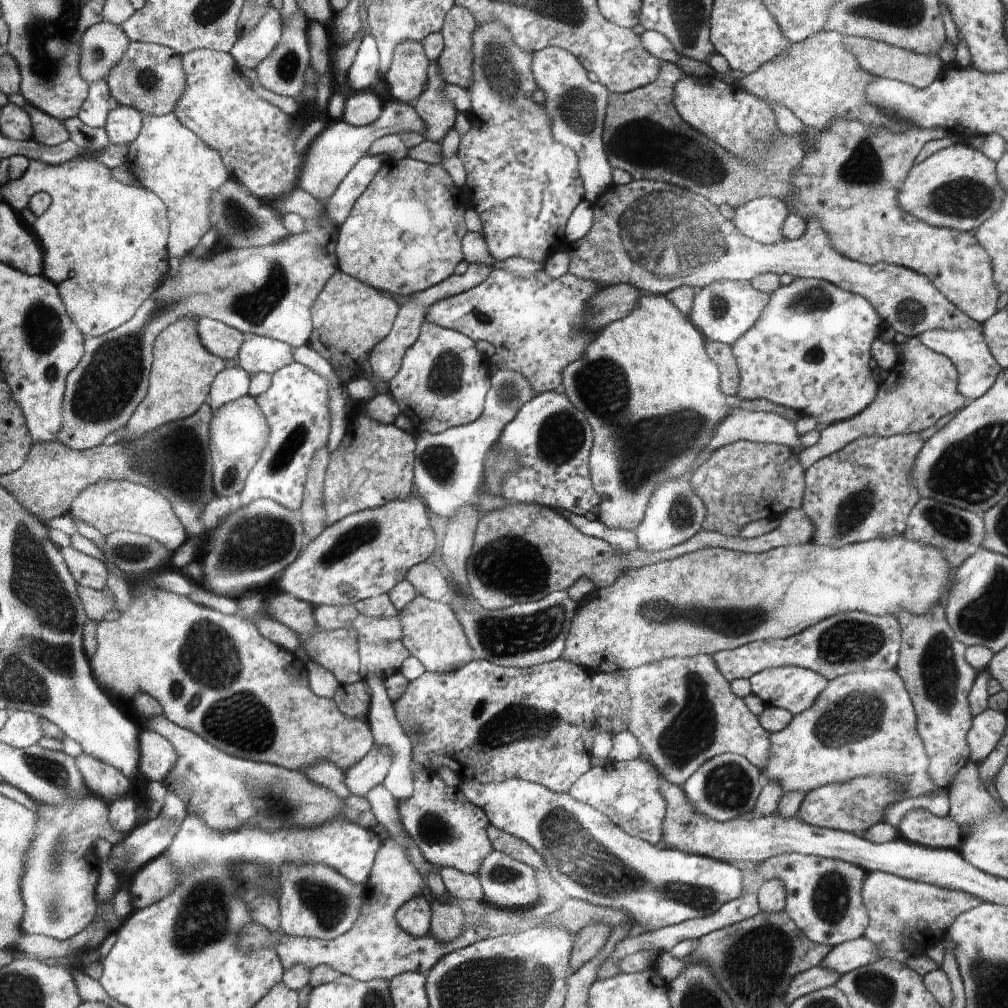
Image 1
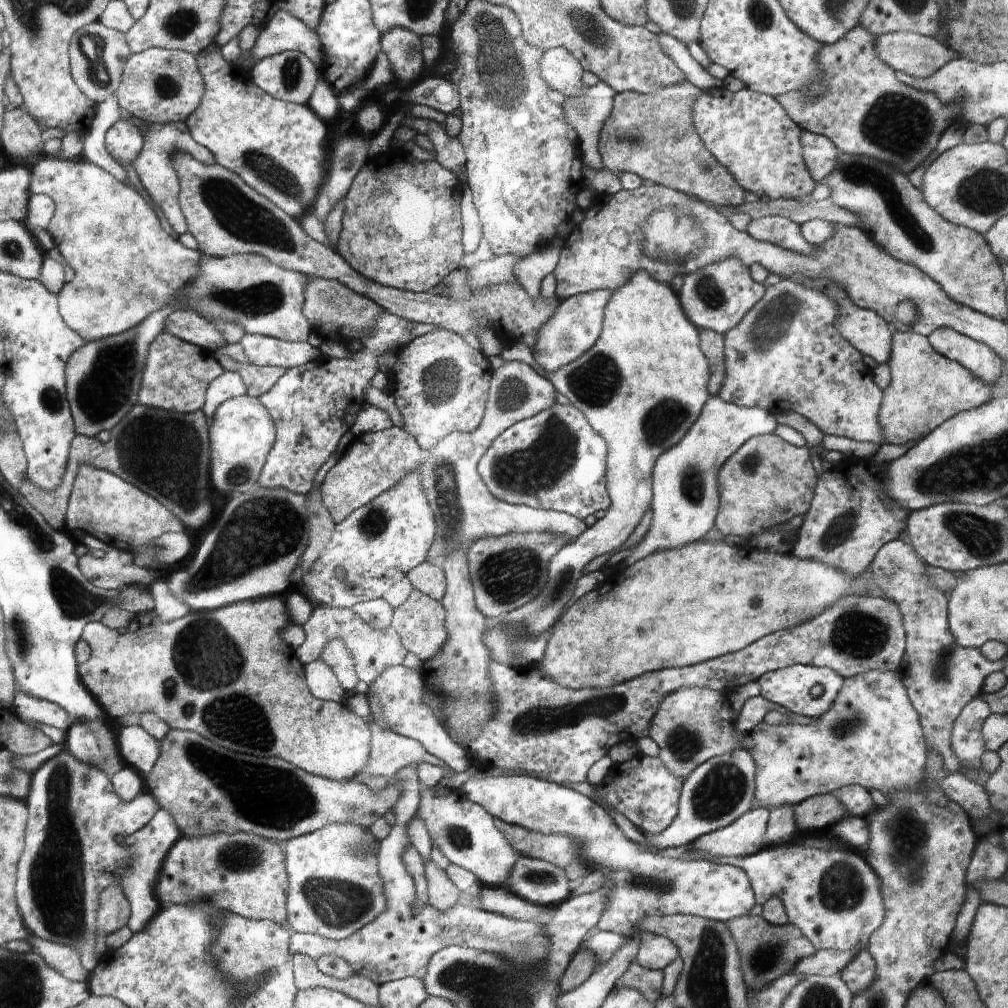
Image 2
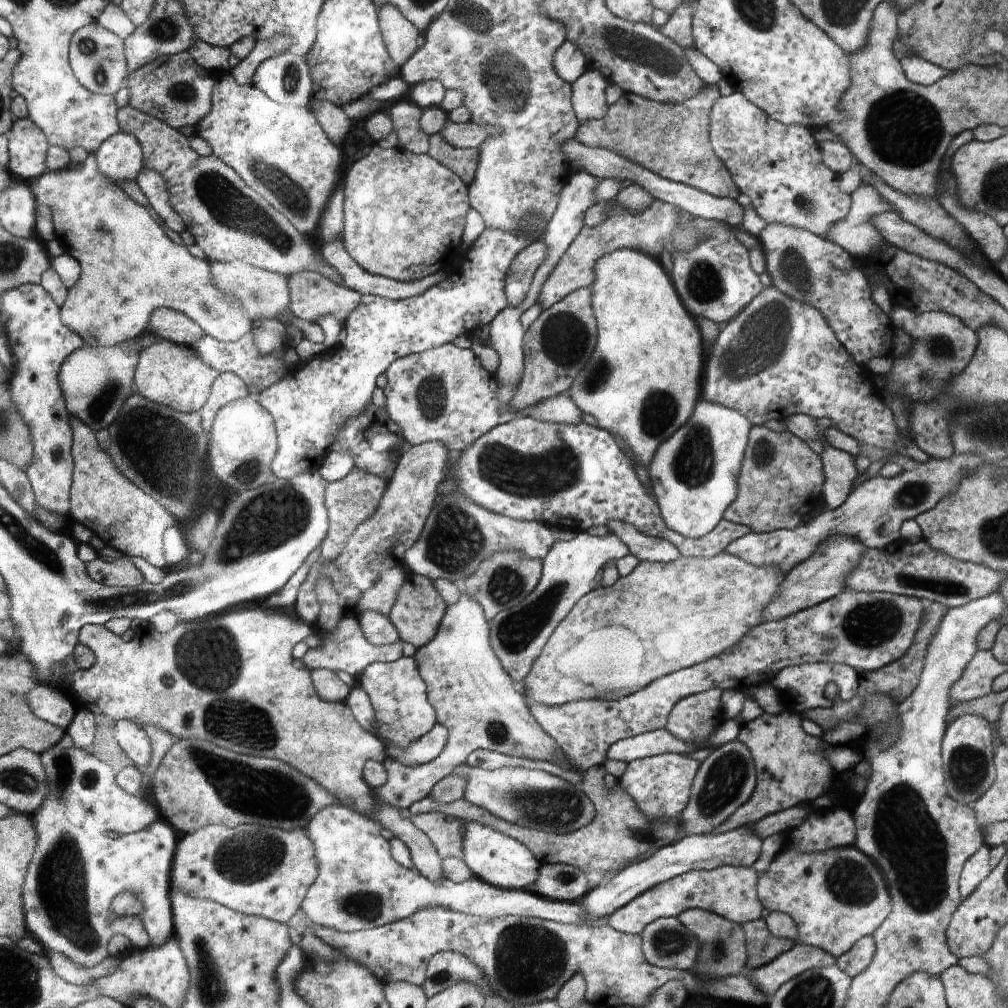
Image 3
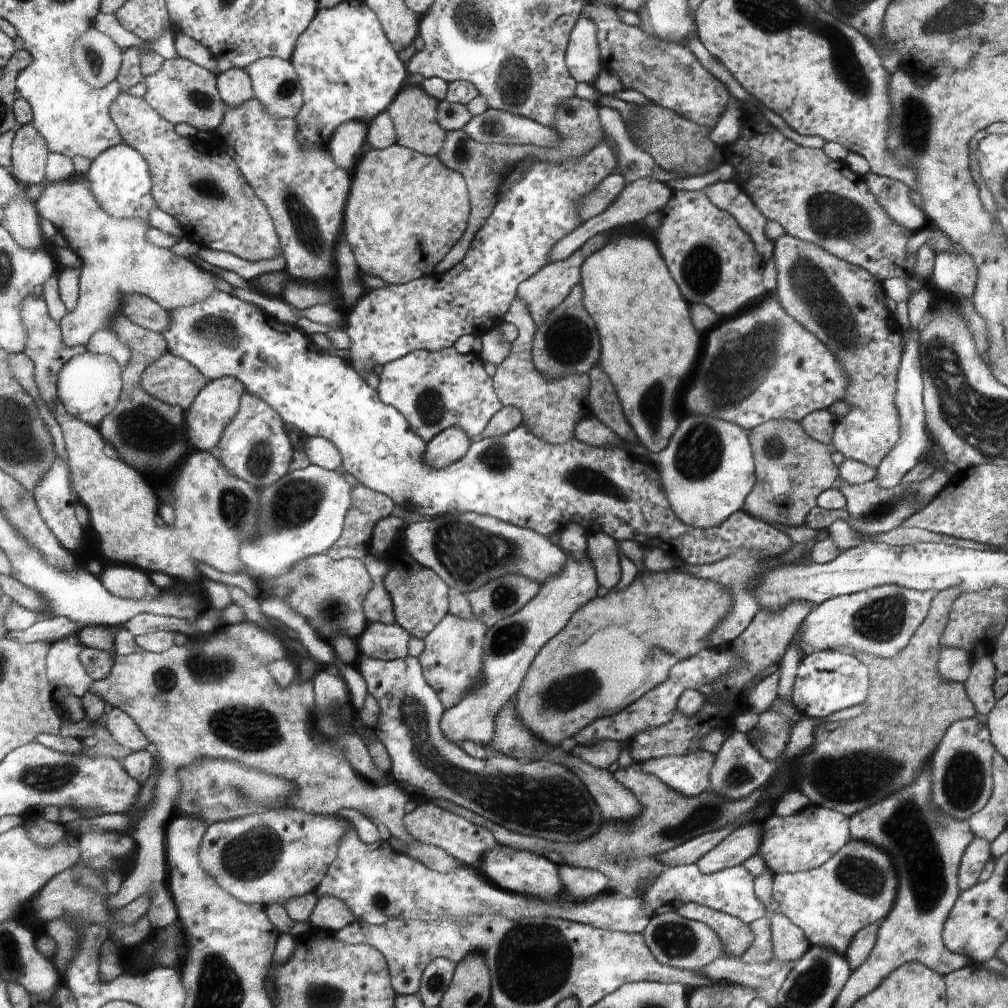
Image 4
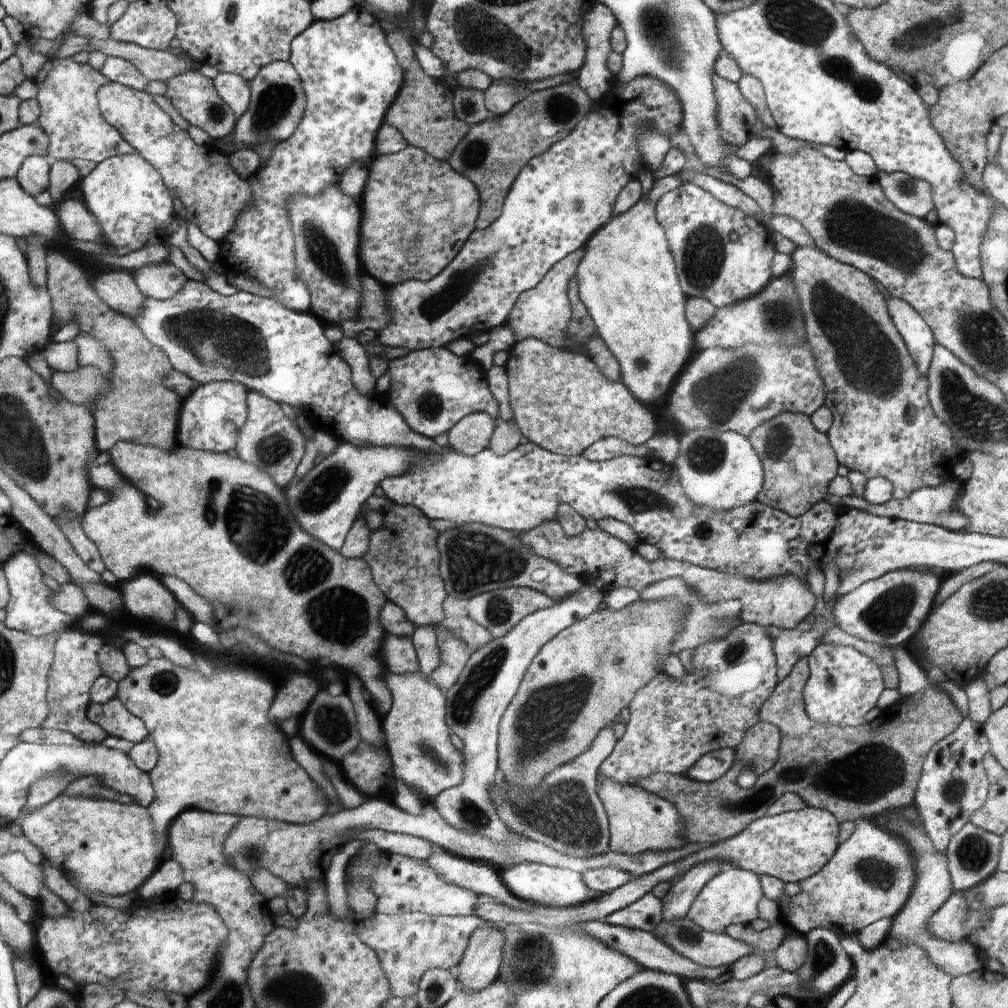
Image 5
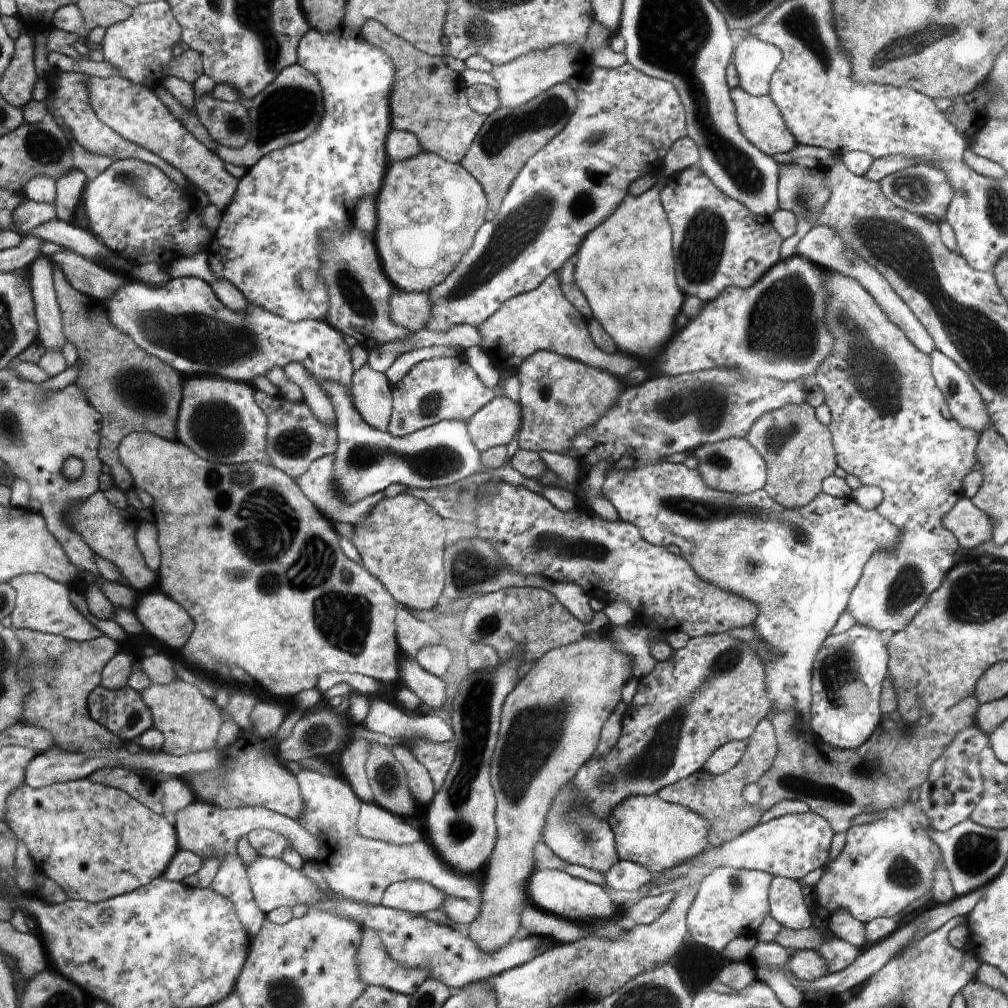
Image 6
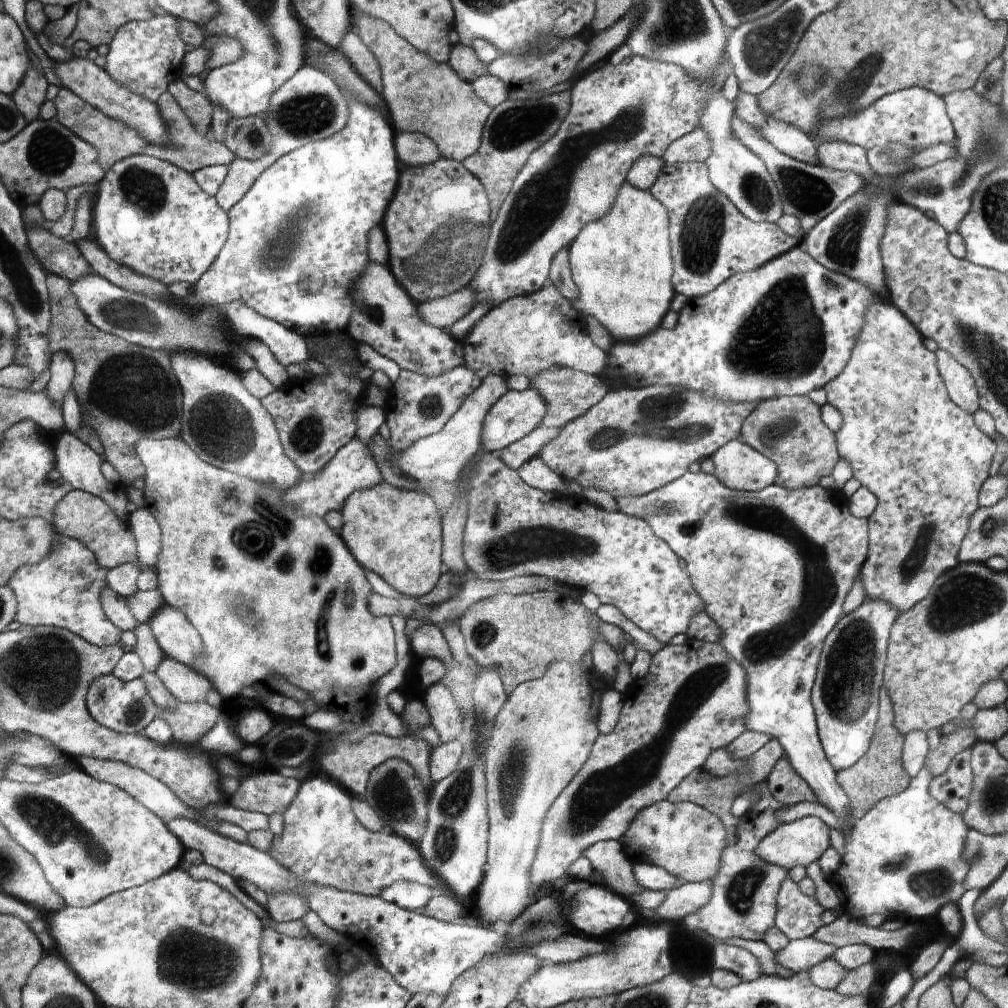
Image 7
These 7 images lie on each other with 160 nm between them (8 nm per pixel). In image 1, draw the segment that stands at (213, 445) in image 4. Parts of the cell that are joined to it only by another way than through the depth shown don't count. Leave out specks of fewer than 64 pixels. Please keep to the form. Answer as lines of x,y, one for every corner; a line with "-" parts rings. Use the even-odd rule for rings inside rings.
225,366
211,384
210,398
207,403
212,409
220,407
233,400
240,399
253,392
249,374
240,366

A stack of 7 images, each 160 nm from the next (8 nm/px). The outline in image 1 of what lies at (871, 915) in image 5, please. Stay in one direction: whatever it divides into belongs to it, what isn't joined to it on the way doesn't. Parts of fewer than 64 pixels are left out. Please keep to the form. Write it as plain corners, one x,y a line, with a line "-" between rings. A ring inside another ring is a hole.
802,853
782,854
765,860
758,866
758,876
764,881
778,879
785,885
785,911
800,930
816,944
836,947
840,943
864,936
869,926
869,912
863,903
861,891
868,872
855,864
828,857
817,857

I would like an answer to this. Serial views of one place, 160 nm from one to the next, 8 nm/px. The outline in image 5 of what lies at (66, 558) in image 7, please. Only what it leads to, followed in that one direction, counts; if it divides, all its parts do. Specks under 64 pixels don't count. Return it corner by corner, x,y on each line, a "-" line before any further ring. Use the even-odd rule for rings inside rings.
18,555
6,563
4,569
12,591
6,620
10,628
26,631
37,637
63,633
72,628
75,616
57,607
55,591
44,580
45,572
32,555

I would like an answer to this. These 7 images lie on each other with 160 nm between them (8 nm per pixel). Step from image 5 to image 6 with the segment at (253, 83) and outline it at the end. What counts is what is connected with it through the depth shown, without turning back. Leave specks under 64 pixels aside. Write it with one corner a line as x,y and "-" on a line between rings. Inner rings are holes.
299,64
288,67
288,72
272,84
272,88
264,88
247,104
251,120
251,137
247,144
239,149
233,149
217,144
215,153
224,161
236,166
245,166
250,170
260,159
271,152
299,143
307,139
318,128
325,114
324,92
314,73

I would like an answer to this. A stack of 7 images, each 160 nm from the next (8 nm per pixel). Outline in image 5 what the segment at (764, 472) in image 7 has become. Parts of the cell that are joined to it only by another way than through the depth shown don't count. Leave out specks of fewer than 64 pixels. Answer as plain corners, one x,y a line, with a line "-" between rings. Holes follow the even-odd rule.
696,428
694,431
682,433
679,436
681,451
679,460
674,464
681,476
681,485
694,504
711,508
715,511
732,510
754,502
765,483
762,460
755,451
754,445
740,433
734,431
722,431
718,428

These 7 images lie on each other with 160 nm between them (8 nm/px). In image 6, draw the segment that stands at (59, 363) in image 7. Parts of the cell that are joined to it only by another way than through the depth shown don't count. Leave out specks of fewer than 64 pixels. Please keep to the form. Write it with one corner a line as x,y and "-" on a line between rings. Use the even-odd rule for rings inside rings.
44,254
29,269
37,306
39,336
46,351
63,350
69,341
55,287
55,268
50,256

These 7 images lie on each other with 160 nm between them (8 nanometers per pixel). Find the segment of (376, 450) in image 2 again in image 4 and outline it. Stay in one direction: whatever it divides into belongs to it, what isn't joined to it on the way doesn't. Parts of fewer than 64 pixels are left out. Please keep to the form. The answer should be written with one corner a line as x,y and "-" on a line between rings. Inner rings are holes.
363,483
353,488
352,507
346,516
339,540
326,552
332,560
363,559
370,551
370,542
379,520
386,519
394,510
395,501

